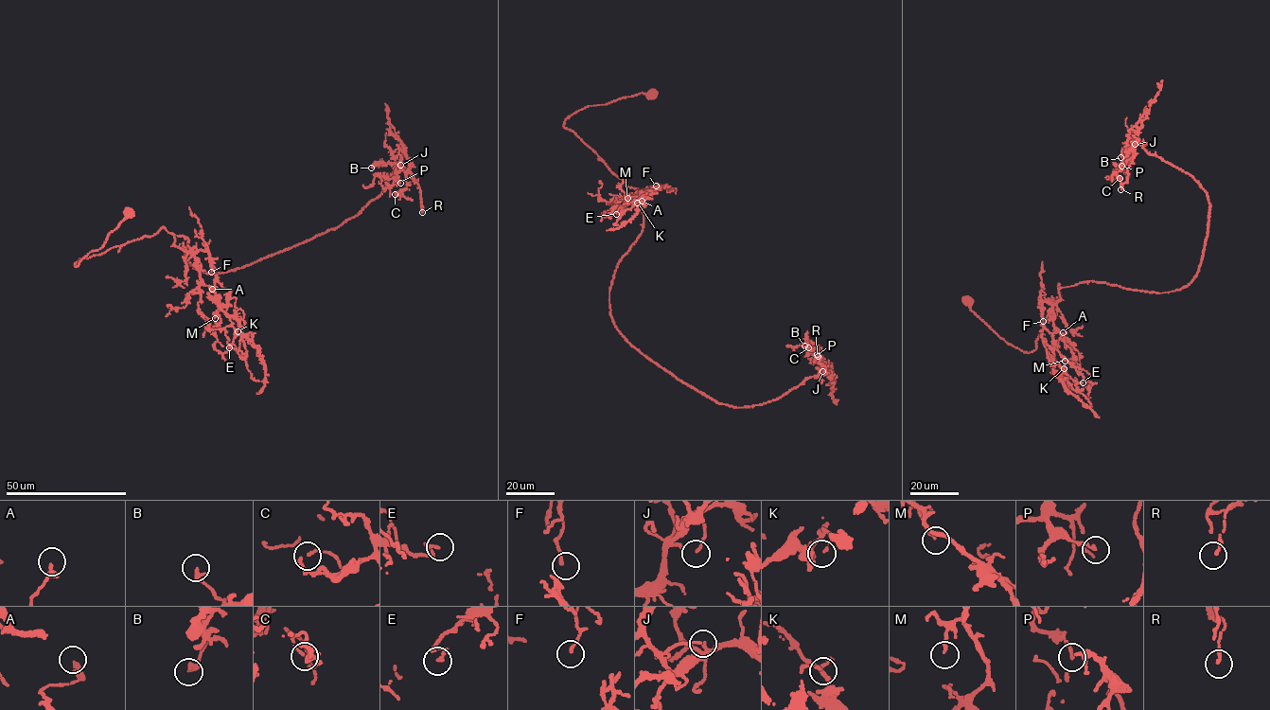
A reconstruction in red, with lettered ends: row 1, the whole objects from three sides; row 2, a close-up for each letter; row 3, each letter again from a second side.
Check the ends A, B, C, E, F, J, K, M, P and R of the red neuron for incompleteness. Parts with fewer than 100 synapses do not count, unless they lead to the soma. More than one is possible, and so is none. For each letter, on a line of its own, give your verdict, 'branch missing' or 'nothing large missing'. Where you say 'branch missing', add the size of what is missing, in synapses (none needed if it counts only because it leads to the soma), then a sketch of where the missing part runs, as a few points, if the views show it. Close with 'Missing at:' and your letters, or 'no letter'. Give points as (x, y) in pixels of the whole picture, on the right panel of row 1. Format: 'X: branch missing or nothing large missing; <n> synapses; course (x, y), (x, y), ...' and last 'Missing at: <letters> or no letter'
A: nothing large missing
B: nothing large missing
C: nothing large missing
E: nothing large missing
F: nothing large missing
J: nothing large missing
K: nothing large missing
M: nothing large missing
P: nothing large missing
R: nothing large missing
Missing at: no letter

